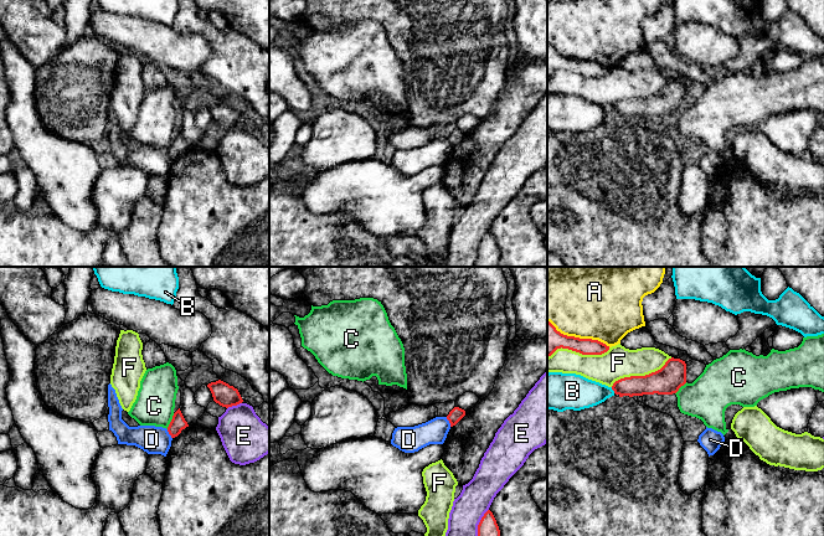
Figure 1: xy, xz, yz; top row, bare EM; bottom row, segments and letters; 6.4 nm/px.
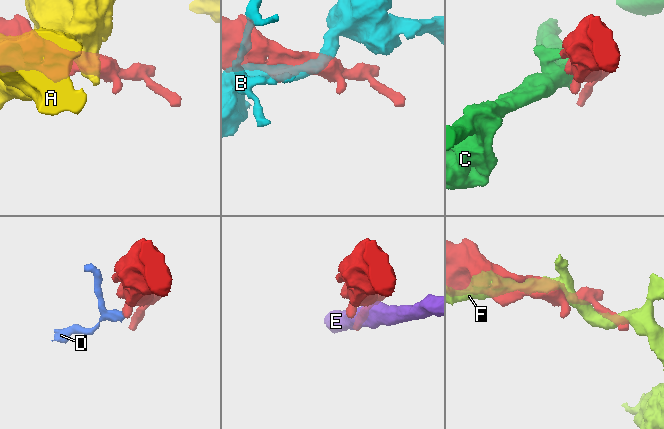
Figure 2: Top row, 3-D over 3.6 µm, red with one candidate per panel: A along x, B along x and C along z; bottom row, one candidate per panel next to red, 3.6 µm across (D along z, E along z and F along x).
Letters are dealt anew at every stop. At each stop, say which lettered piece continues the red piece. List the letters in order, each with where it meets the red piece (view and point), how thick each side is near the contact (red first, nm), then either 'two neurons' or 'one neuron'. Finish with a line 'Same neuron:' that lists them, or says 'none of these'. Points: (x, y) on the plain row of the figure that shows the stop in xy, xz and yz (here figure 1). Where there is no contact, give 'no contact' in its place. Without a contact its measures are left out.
A: yz (578, 60) | 170/420 nm | two neurons
B: yz (612, 111) | 130/220 nm | two neurons
C: xy (171, 143) | 100/260 nm | two neurons
D: xz (449, 144) | 90/160 nm | two neurons
E: xy (233, 127) | 140/300 nm | two neurons
F: yz (578, 73) | 170/200 nm | two neurons
Same neuron: none of these

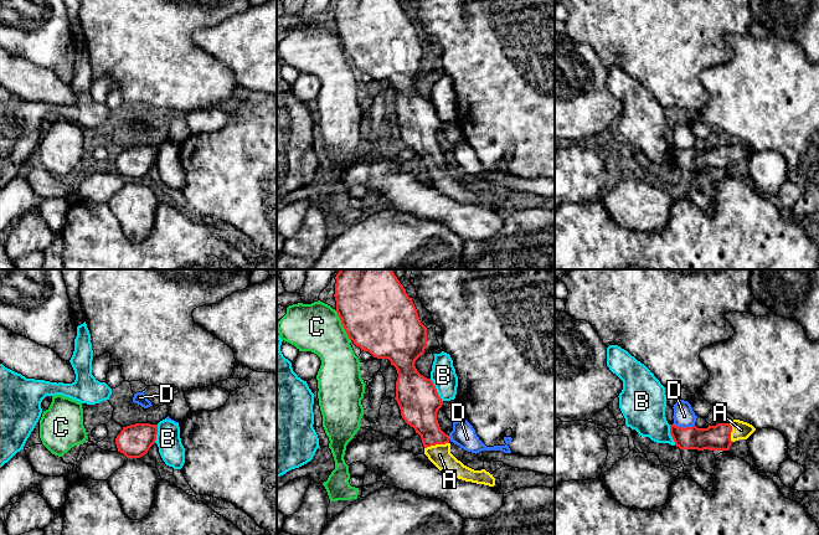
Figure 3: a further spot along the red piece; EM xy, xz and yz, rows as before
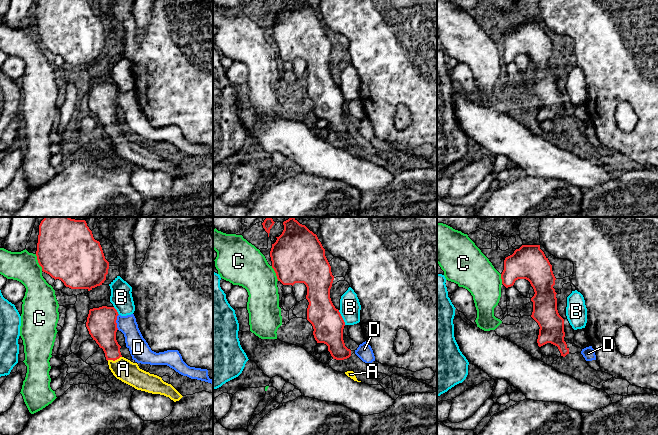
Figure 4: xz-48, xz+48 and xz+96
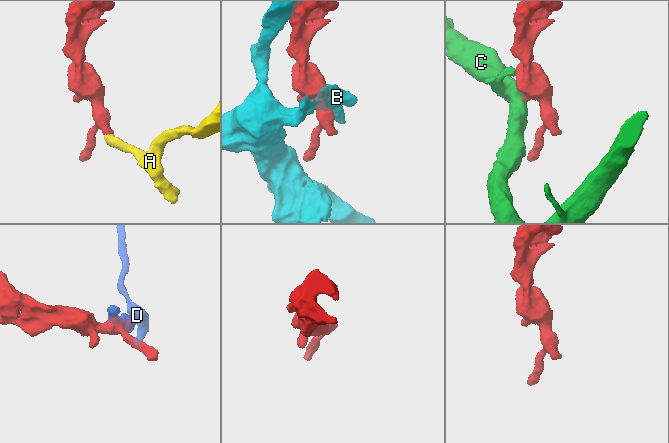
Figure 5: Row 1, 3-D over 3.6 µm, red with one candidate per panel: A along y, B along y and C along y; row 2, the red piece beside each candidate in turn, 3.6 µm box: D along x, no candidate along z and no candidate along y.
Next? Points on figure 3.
A: xz (436, 165) | 240/140 nm | one neuron
B: xz (436, 112) | 260/160 nm | two neurons
C: xz (343, 47) | 460/320 nm | two neurons
D: yz (684, 150) | 160/140 nm | two neurons
Same neuron: A

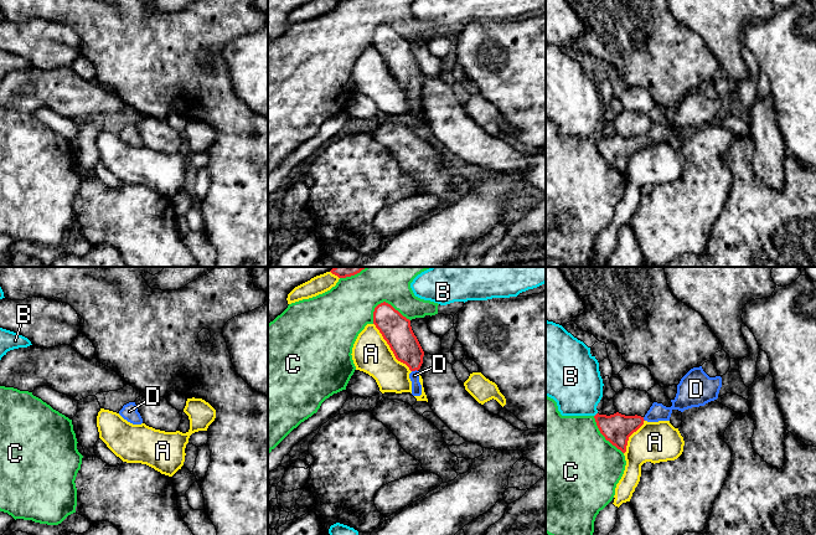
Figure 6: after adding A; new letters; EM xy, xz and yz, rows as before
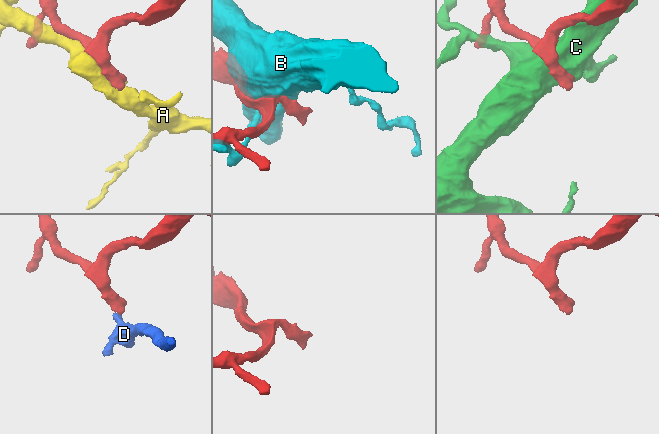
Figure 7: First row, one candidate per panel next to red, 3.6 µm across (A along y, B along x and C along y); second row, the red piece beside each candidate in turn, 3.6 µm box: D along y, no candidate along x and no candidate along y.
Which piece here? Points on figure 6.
A: xz (391, 71) | 200/260 nm | two neurons
B: yz (595, 137) | 200/340 nm | two neurons
C: xz (390, 26) | 200/300 nm | two neurons
D: xz (414, 92) | 180/60 nm | one neuron
Same neuron: D

